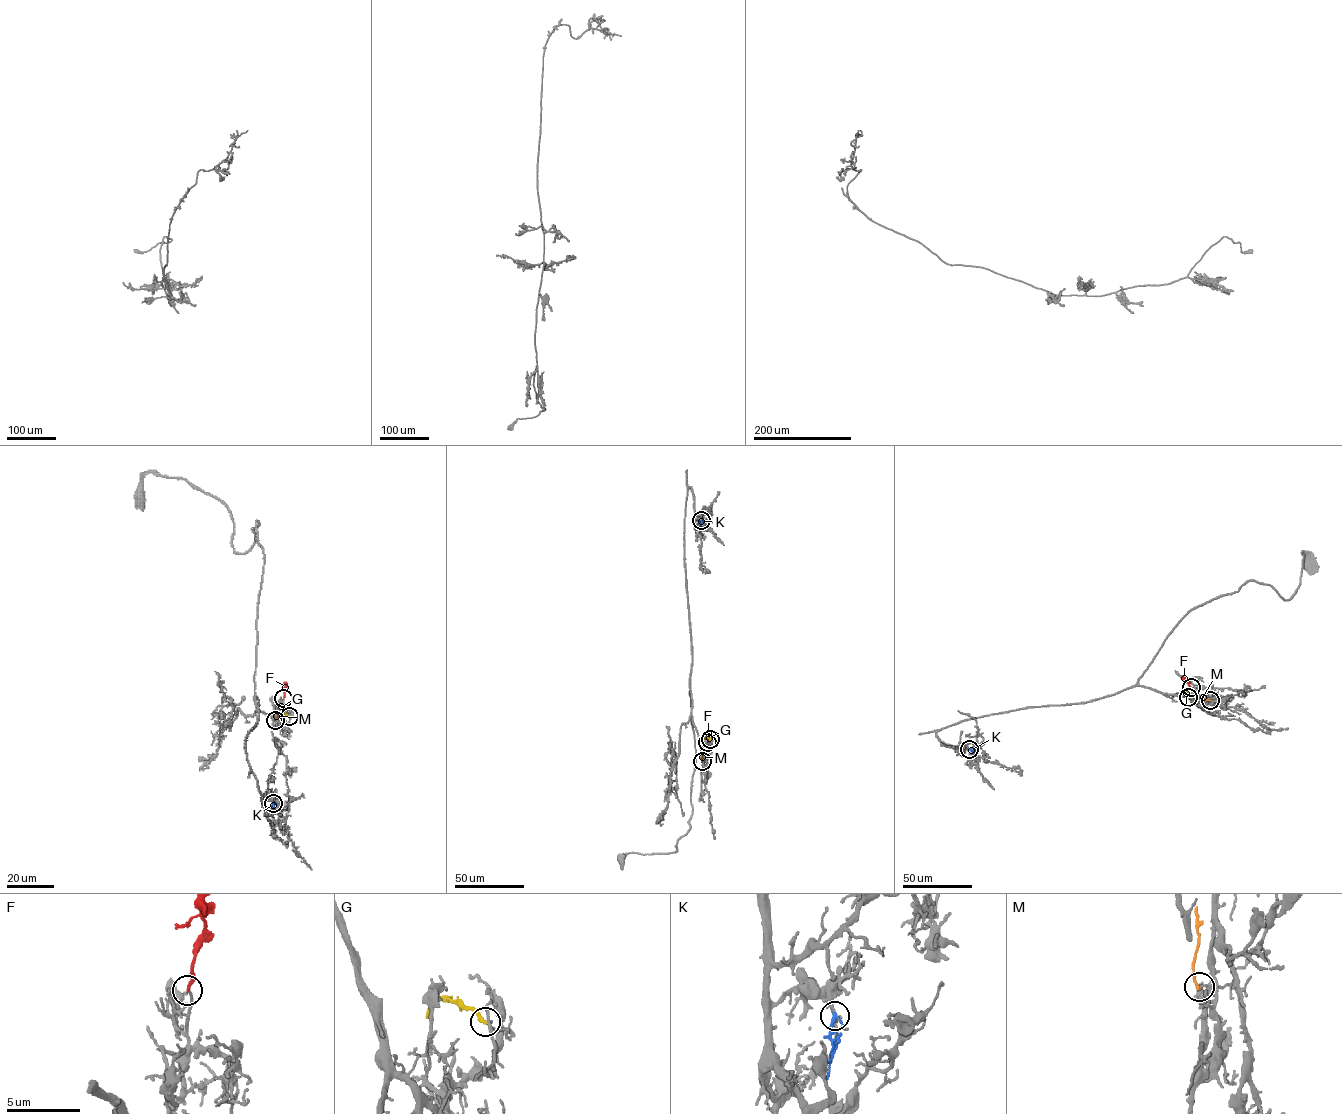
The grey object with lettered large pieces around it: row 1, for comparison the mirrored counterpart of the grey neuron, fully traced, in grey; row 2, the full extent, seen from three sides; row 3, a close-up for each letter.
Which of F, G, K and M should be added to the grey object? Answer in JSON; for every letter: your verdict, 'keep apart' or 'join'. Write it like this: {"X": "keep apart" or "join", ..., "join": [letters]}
{"F": "join", "G": "keep apart", "K": "keep apart", "M": "keep apart", "join": ["F"]}

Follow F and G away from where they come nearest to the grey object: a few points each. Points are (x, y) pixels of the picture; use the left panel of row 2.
F: (283, 698), (283, 682)
G: (288, 716), (279, 704)

